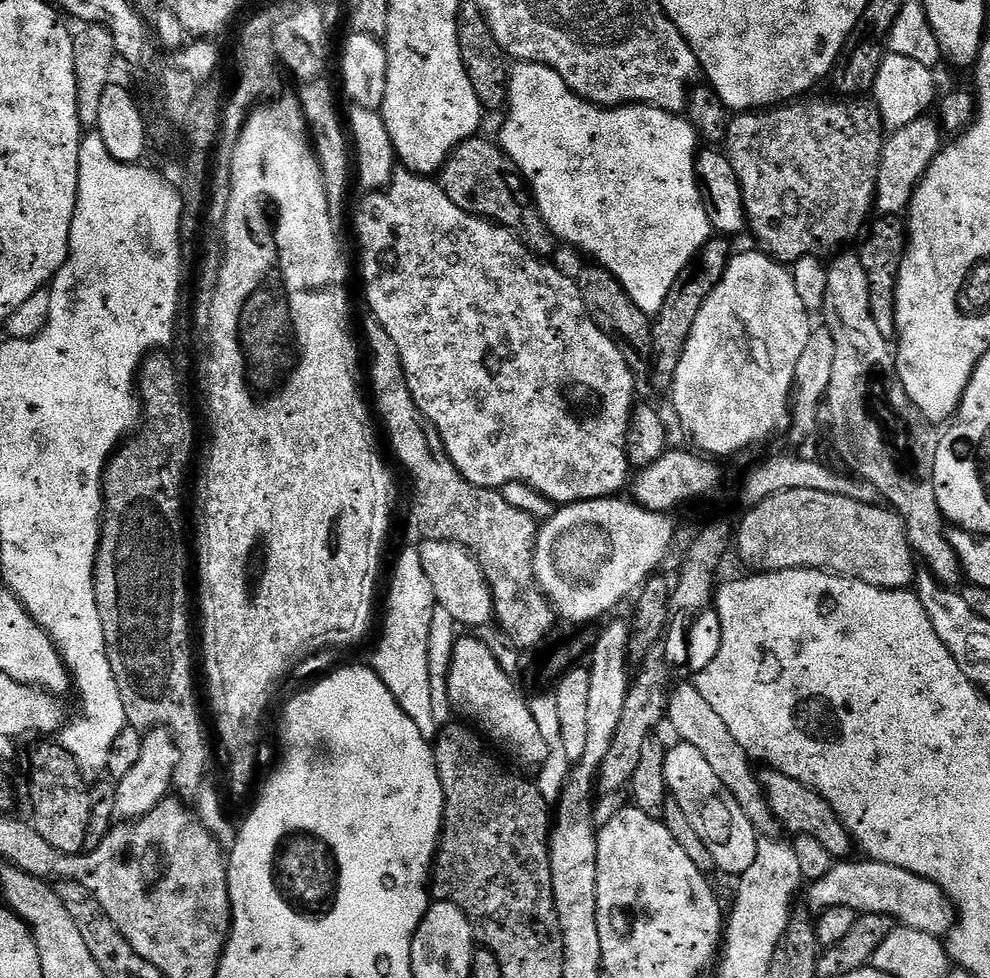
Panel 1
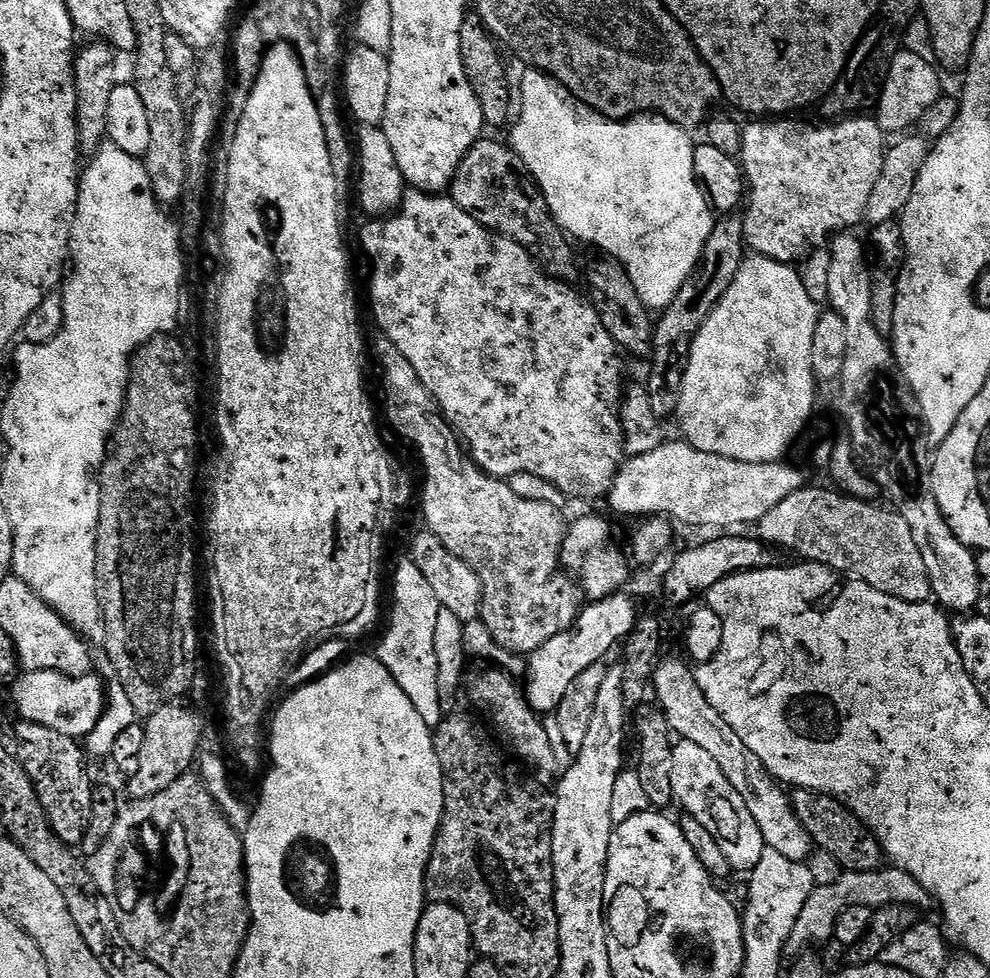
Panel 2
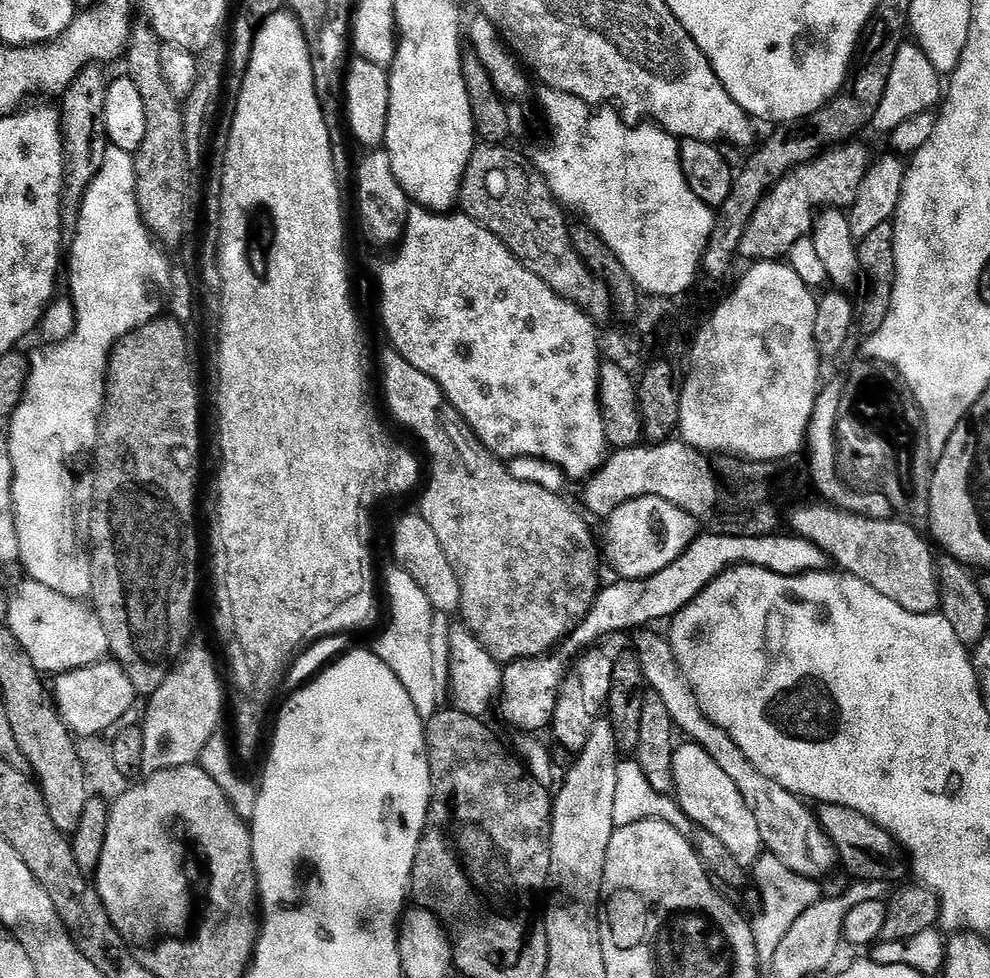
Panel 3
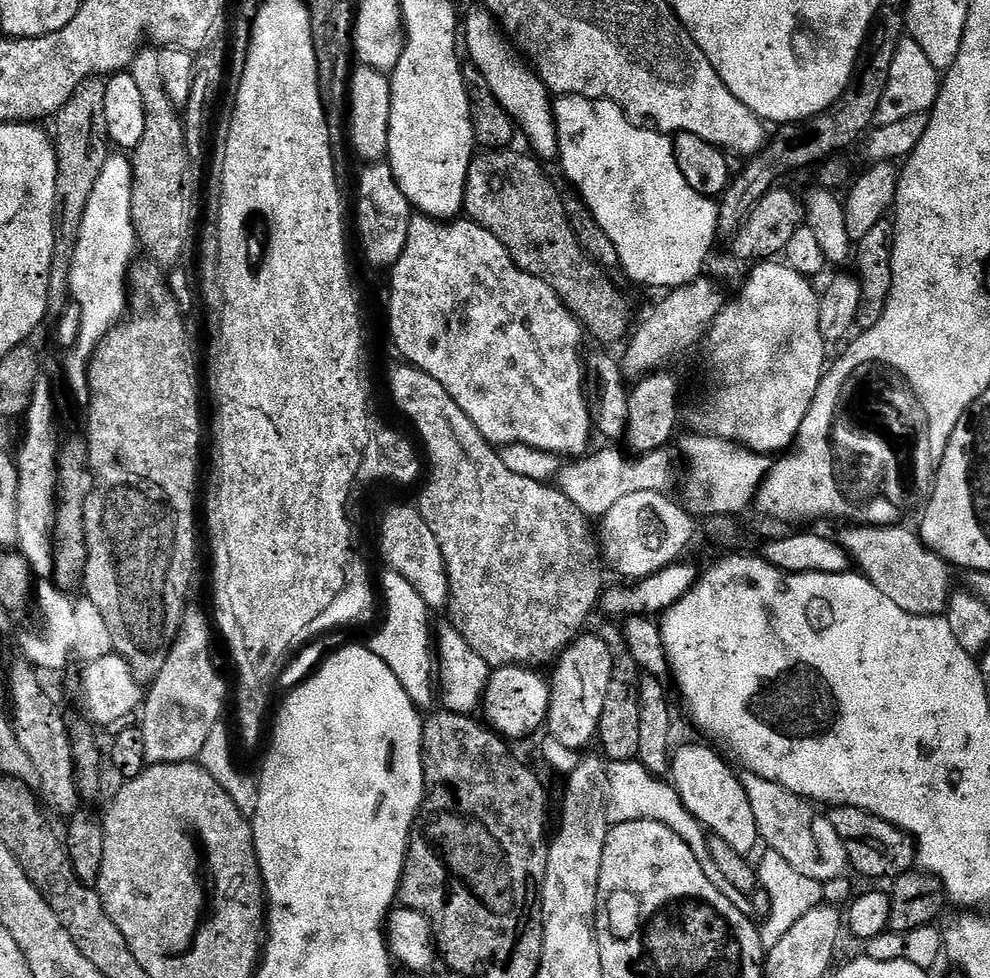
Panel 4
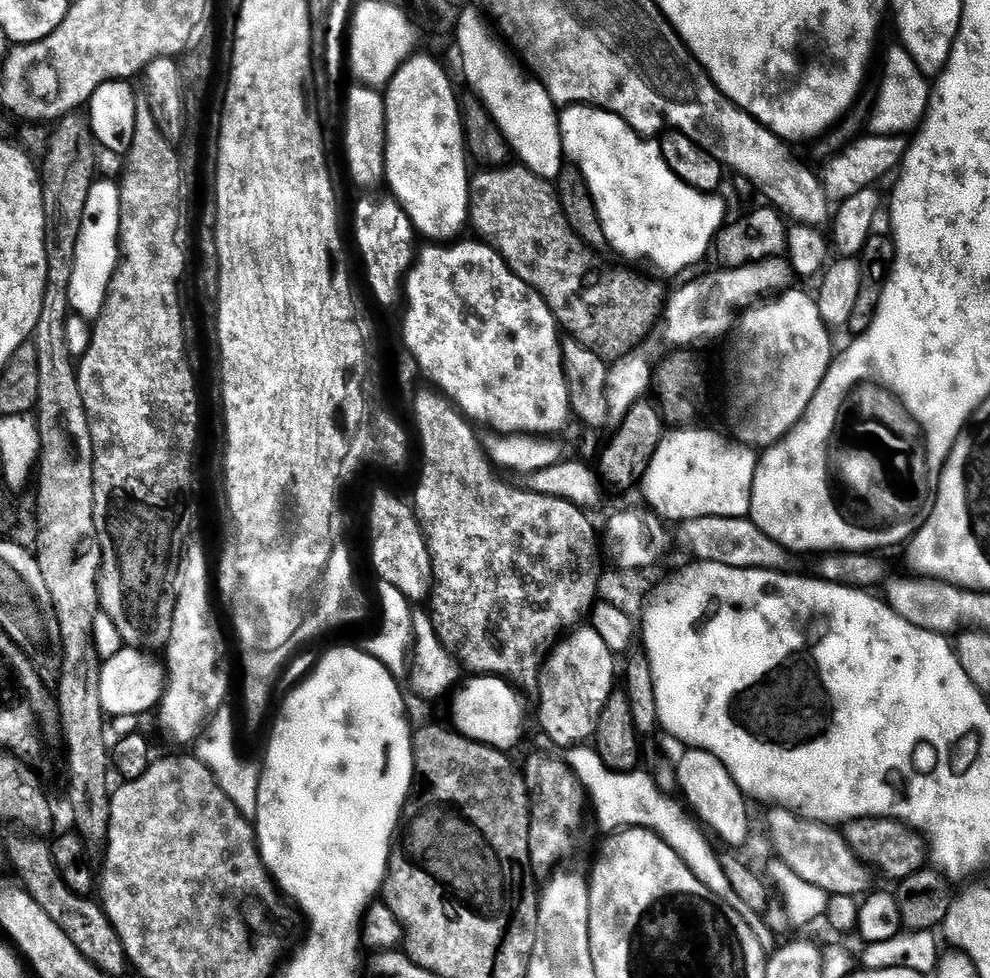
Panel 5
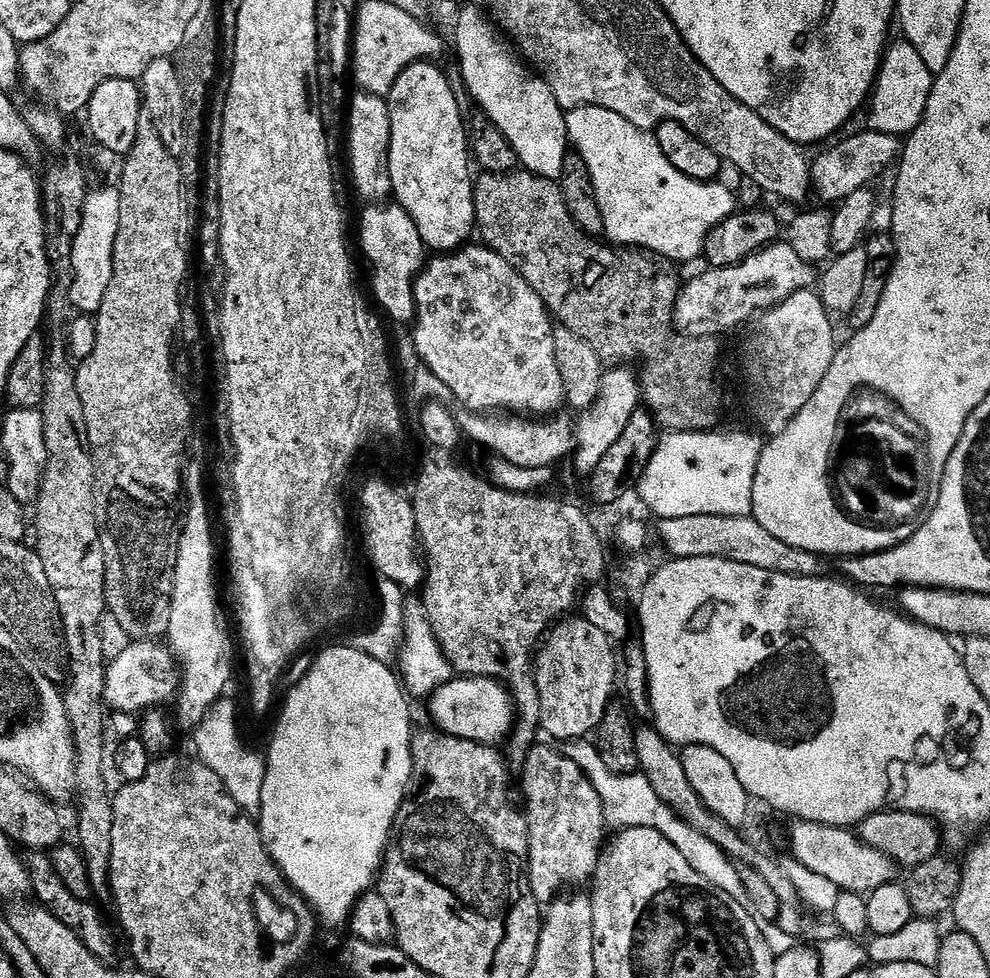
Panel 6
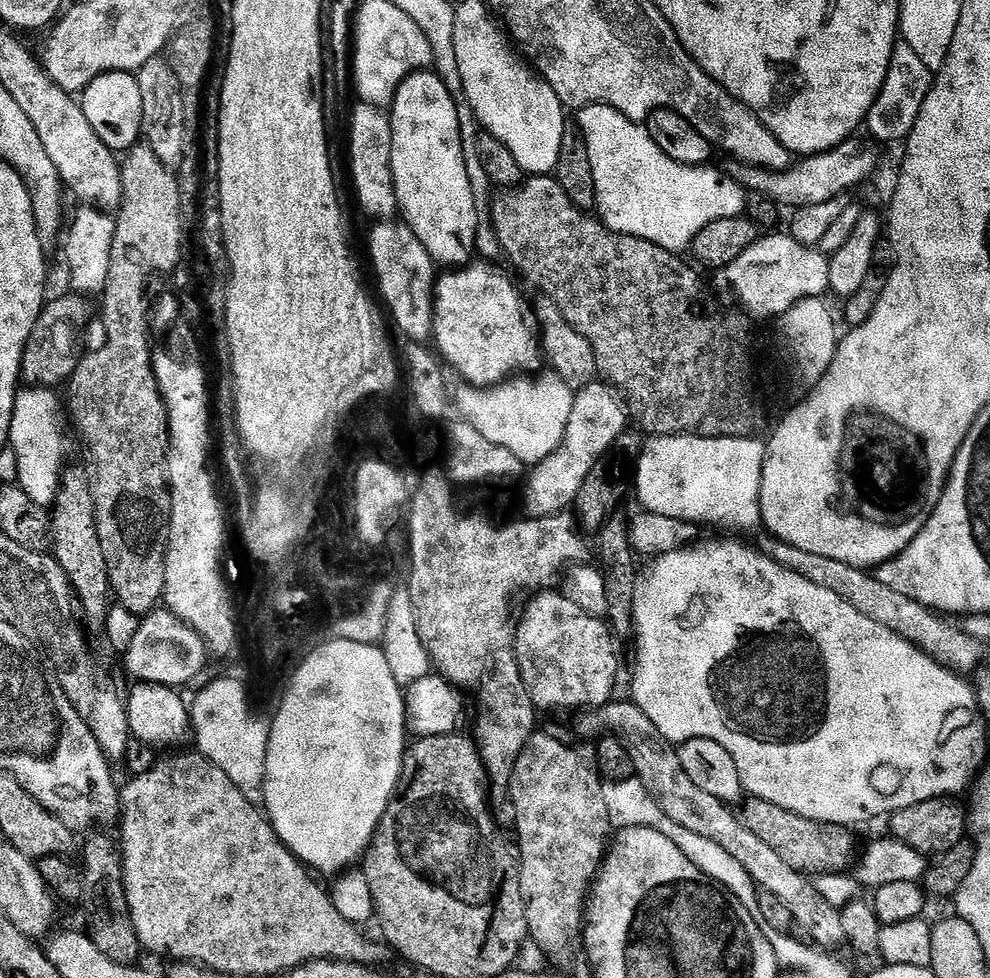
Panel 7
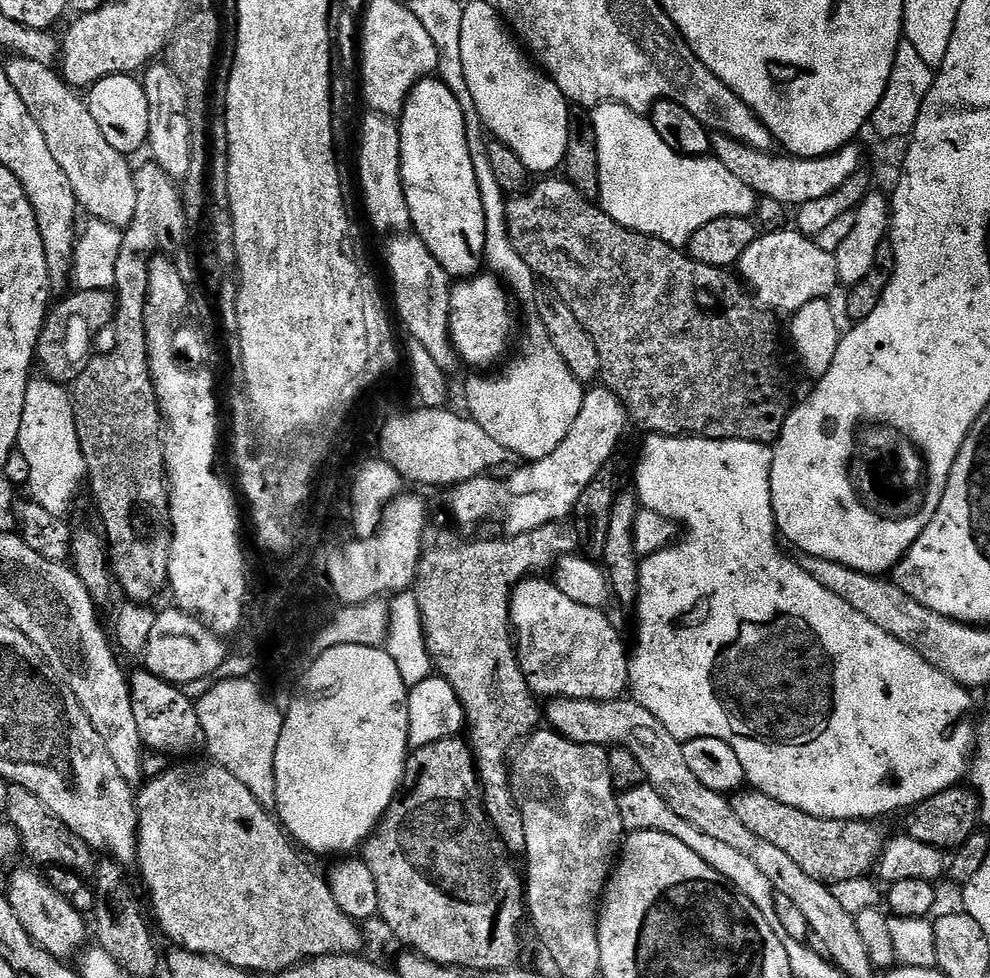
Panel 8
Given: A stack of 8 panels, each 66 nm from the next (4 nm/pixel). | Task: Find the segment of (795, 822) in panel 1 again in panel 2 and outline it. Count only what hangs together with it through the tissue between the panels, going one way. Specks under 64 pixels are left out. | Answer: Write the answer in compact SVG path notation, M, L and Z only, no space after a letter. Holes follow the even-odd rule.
M796 790L790 796L792 808L796 811L796 817L802 826L808 831L813 845L821 852L829 852L836 859L844 872L874 872L885 863L886 857L880 843L876 841L875 834L868 829L863 820L859 820L852 811L835 796L824 796L821 792L809 792L807 790Z

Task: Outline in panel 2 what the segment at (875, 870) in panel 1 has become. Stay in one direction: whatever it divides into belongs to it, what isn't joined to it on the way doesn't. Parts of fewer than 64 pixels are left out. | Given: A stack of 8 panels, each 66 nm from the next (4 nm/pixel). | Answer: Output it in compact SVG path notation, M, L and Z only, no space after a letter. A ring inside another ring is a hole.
M884 866L874 872L844 872L832 885L814 887L806 906L802 906L802 914L798 914L798 922L794 922L794 930L785 945L787 953L803 953L811 944L824 944L836 935L838 918L850 906L866 906L873 910L886 908L890 904L907 904L913 909L921 910L930 904L928 891L910 874L895 866Z

